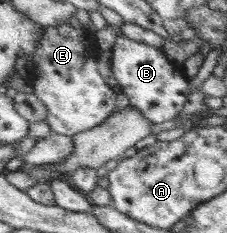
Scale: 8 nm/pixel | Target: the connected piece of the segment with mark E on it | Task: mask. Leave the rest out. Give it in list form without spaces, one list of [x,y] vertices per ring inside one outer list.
[[[65,23],[43,27],[43,38],[37,50],[29,56],[35,68],[28,79],[33,94],[47,107],[45,122],[57,134],[73,136],[103,124],[115,110],[117,89],[111,89],[97,70],[101,50],[96,34],[86,28],[76,29]]]

